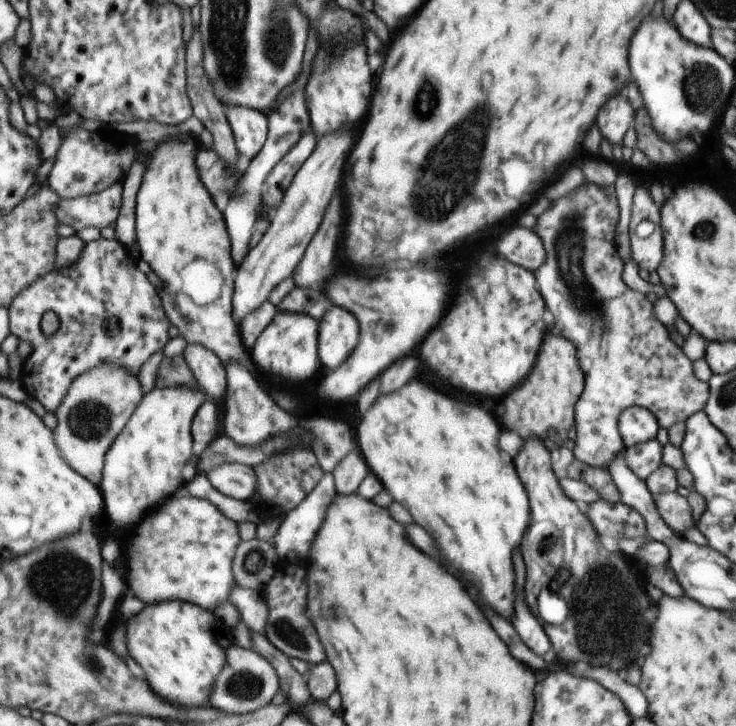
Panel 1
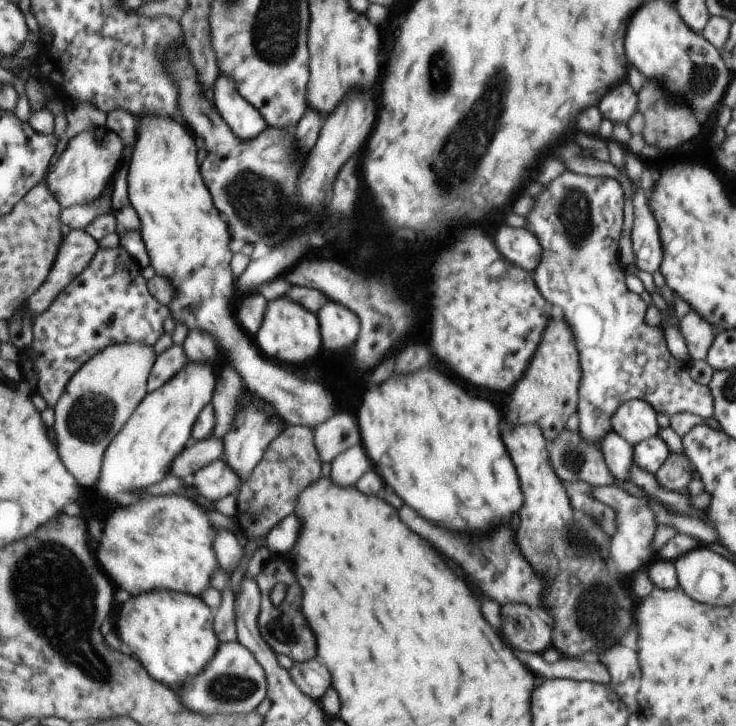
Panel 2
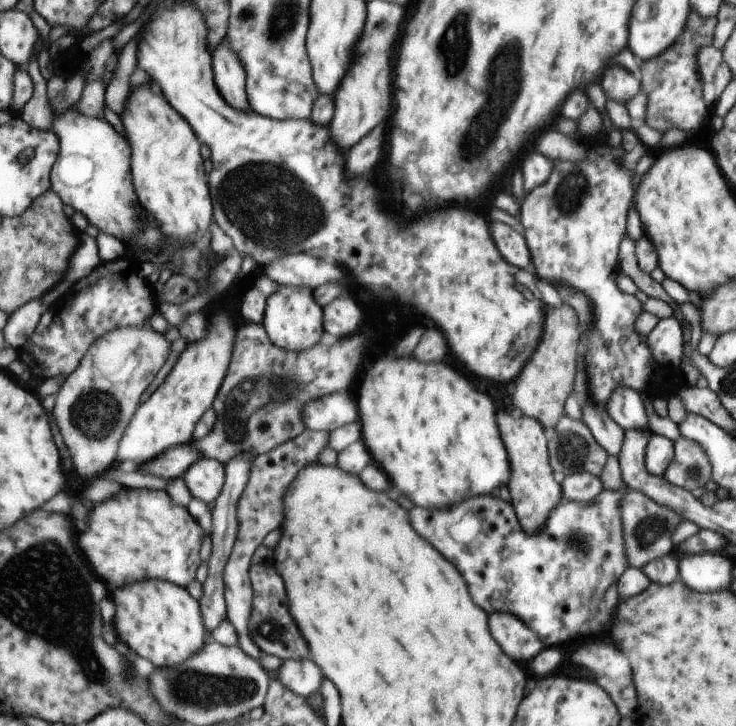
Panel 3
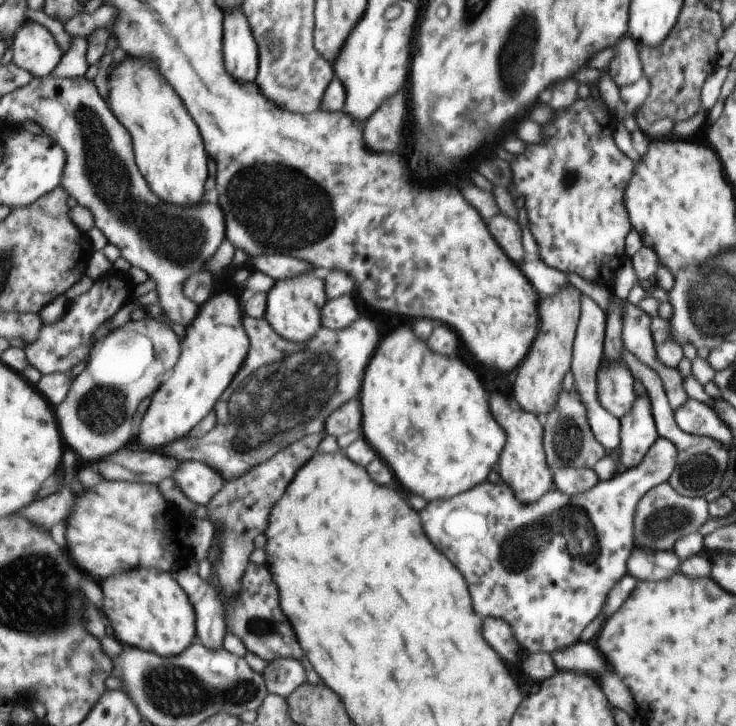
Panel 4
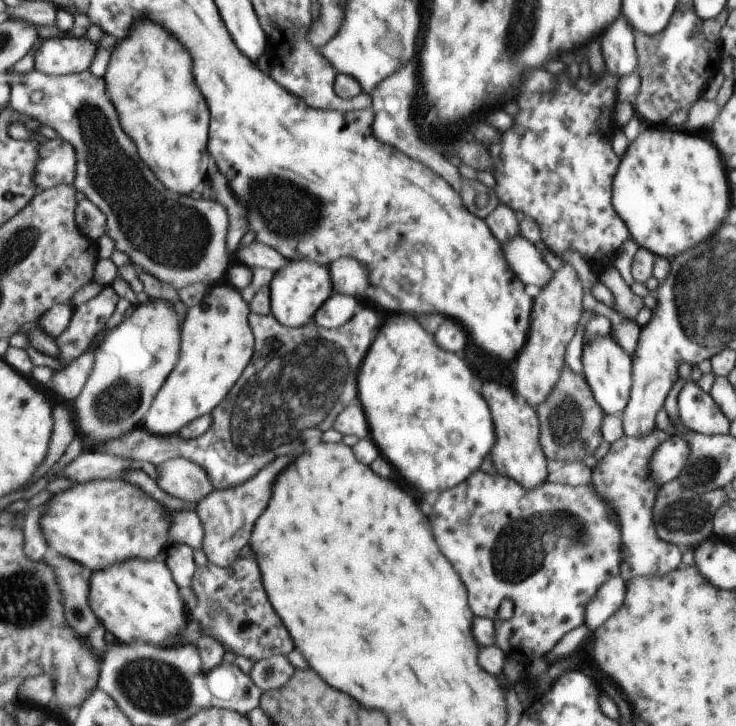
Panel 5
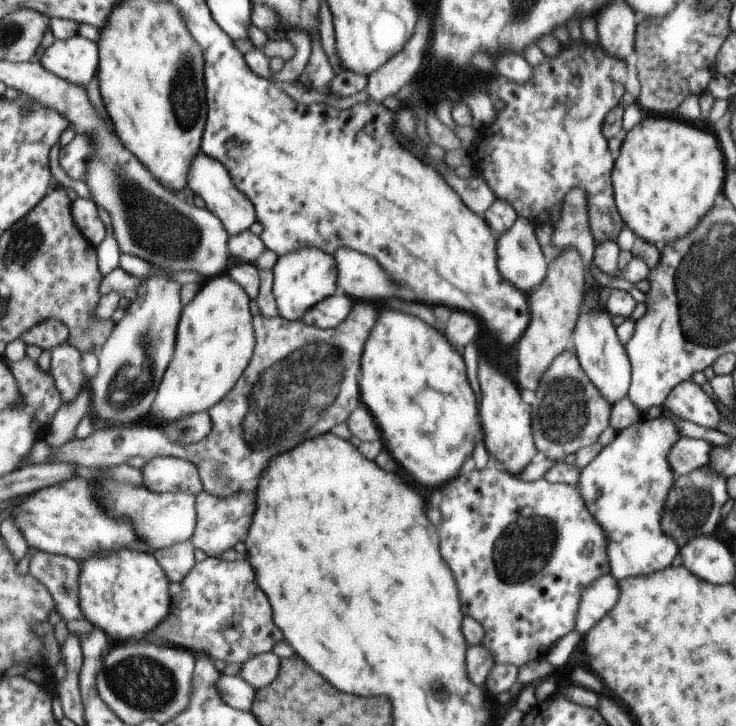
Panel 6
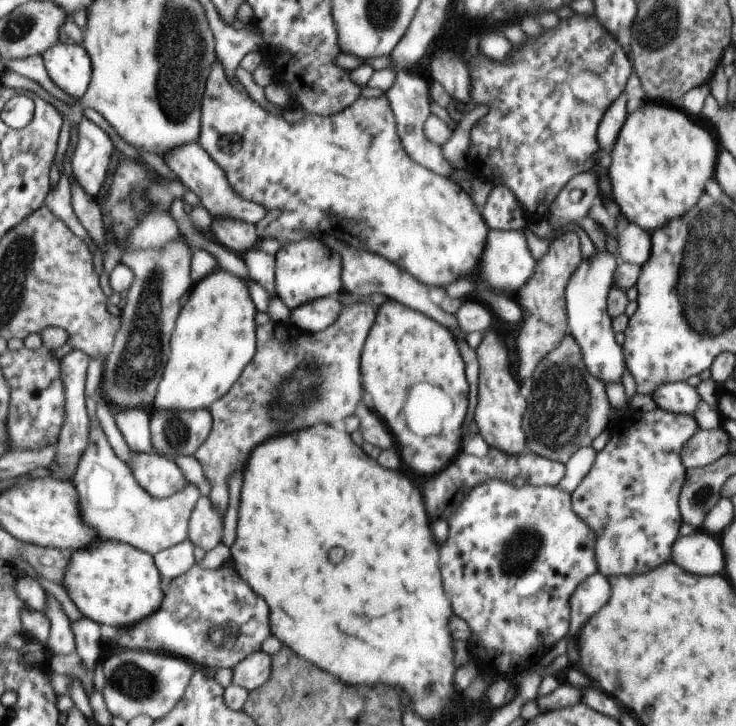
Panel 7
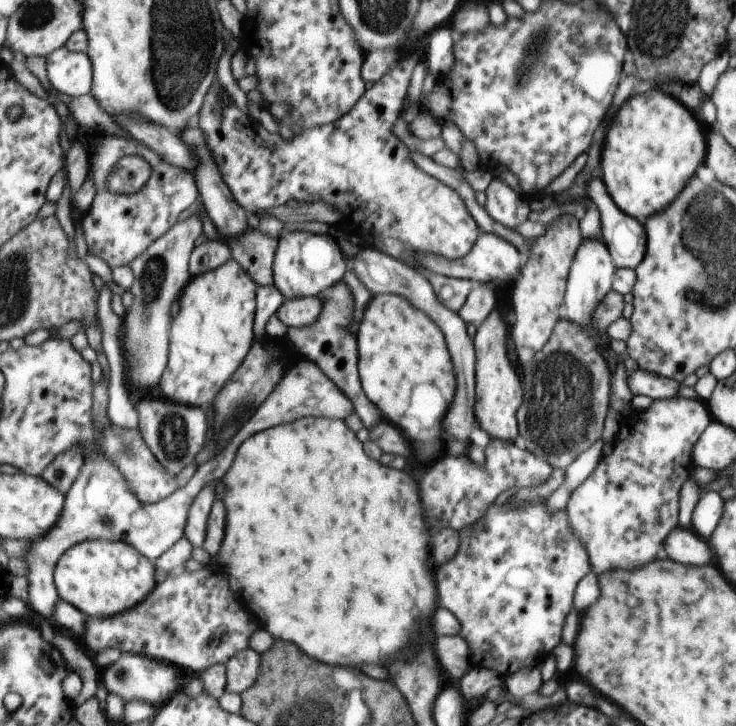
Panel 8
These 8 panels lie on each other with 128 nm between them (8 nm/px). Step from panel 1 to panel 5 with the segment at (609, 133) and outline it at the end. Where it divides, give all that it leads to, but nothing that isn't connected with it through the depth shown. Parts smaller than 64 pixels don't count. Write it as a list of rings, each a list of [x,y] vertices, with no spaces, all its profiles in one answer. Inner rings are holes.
[[[623,15],[602,34],[601,52],[605,68],[612,76],[624,78],[637,70],[639,57],[635,42],[636,32]]]

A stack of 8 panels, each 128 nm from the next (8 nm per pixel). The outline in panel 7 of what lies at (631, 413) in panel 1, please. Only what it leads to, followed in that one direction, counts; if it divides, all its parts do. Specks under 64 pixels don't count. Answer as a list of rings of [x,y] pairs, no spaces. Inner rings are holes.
[[[609,251],[595,253],[578,265],[568,284],[565,294],[568,307],[570,332],[577,339],[586,366],[601,381],[620,382],[623,377],[625,356],[622,346],[616,343],[612,330],[612,318],[607,313],[607,298],[612,290],[613,278],[617,269],[616,258]]]

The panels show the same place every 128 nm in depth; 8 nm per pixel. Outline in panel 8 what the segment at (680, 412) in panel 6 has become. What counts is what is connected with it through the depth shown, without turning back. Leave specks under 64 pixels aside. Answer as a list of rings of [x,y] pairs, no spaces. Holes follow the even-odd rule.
[[[640,368],[627,374],[627,383],[634,395],[642,394],[649,396],[652,400],[678,395],[681,385],[677,380]]]

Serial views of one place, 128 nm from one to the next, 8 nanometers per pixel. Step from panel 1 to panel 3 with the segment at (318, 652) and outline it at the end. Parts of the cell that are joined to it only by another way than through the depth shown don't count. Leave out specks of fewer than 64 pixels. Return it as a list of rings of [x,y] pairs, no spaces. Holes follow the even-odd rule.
[[[267,561],[252,566],[252,581],[256,588],[256,600],[254,600],[254,616],[250,622],[250,632],[258,646],[265,654],[275,655],[282,660],[304,660],[310,658],[308,646],[296,628],[290,608],[286,606],[286,584],[284,578],[274,568],[273,561]]]

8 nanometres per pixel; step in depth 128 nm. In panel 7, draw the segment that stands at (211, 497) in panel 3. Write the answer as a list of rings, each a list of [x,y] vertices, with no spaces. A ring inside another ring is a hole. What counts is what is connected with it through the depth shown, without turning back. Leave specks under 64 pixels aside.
[[[132,451],[129,465],[140,484],[143,484],[154,498],[174,496],[190,484],[180,465],[171,456]]]

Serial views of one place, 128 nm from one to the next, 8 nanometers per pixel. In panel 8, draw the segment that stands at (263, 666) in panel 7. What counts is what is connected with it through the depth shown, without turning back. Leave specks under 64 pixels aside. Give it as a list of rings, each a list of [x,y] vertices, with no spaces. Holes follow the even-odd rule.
[[[252,647],[241,650],[233,656],[227,664],[228,692],[241,695],[252,688],[261,676],[262,661],[263,656]]]

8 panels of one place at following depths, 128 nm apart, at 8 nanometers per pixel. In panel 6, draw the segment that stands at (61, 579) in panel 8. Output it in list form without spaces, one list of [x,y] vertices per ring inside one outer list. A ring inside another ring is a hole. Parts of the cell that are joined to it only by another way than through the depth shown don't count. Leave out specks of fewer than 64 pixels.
[[[124,548],[88,558],[81,564],[81,600],[86,619],[104,630],[112,640],[121,644],[144,640],[146,634],[154,632],[170,618],[174,606],[172,580],[154,553]]]

